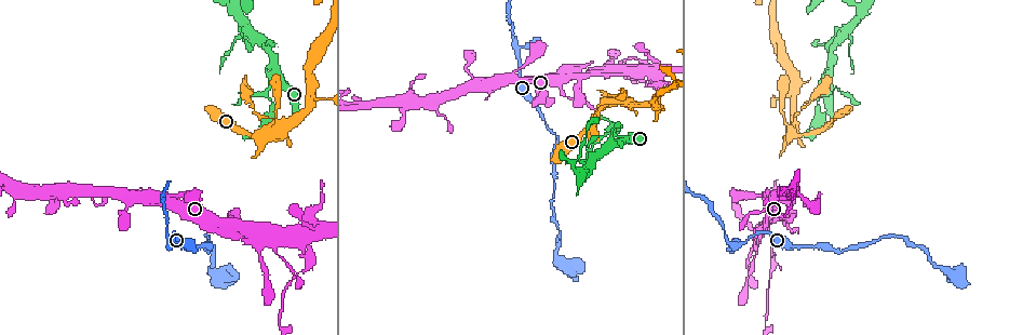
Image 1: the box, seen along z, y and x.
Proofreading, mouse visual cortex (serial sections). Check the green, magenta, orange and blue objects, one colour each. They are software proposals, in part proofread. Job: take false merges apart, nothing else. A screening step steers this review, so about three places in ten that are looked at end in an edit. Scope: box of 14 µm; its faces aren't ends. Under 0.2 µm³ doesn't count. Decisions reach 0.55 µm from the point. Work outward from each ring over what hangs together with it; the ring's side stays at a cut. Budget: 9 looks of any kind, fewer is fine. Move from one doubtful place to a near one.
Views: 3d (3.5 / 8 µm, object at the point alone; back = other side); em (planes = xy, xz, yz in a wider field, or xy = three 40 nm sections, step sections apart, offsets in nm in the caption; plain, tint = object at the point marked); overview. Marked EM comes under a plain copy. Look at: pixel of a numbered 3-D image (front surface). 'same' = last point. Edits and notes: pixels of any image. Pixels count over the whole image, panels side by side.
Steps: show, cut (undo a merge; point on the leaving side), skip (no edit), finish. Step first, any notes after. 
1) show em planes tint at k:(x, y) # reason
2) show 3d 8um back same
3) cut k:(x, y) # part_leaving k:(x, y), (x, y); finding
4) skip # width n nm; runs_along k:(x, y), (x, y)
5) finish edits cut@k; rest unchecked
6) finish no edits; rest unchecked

show 3d 8um back at 1:(592, 73) # branch point

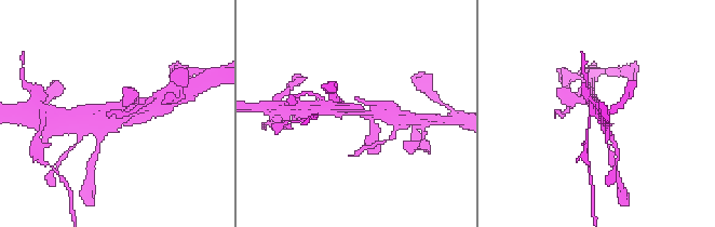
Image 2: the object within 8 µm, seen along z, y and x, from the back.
show 3d 3.5um at 2:(357, 111)

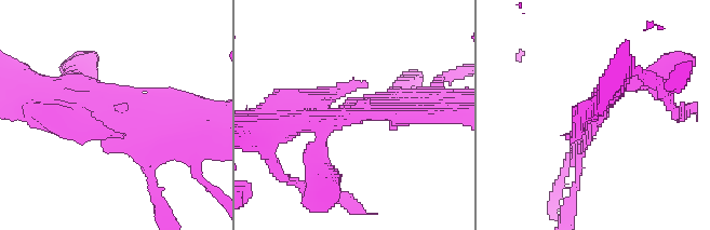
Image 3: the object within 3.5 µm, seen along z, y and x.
show em planes tint at 3:(114, 103) # need the tissue

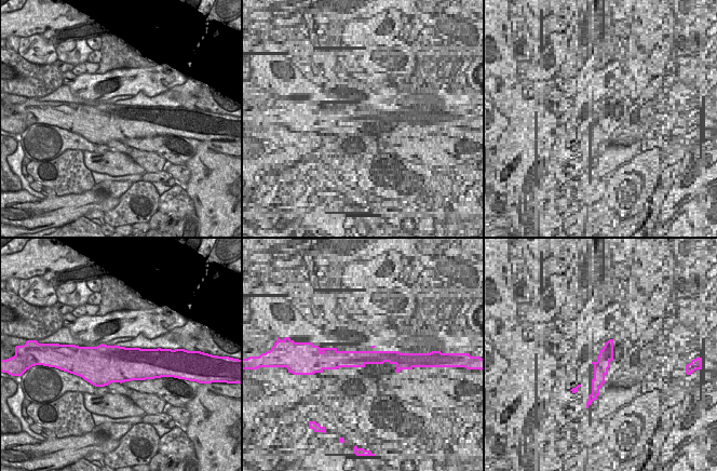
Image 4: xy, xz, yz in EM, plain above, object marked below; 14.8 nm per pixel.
skip # runs_along 3:(45, 91), (188, 110); one cell here

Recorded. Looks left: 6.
show 3d 3.5um at 1:(623, 140) # branch point

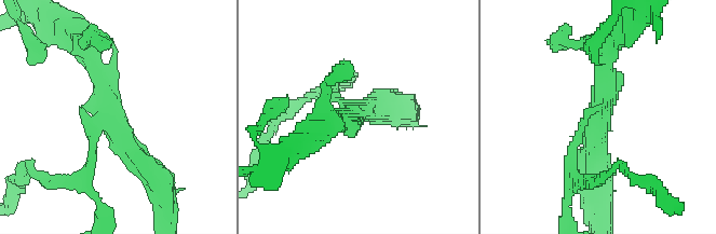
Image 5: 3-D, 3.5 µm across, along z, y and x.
skip # runs_along 5:(161, 182), (124, 146), (94, 59); one cell here

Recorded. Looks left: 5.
show 3d 3.5um at 1:(792, 97) # thin arm on a thick one

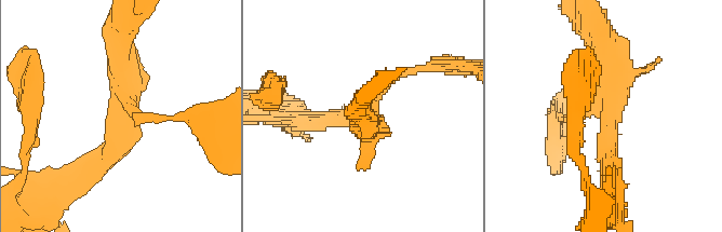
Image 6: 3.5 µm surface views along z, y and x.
show em xy step 5 tint at 6:(127, 108) # shape alone is not enough

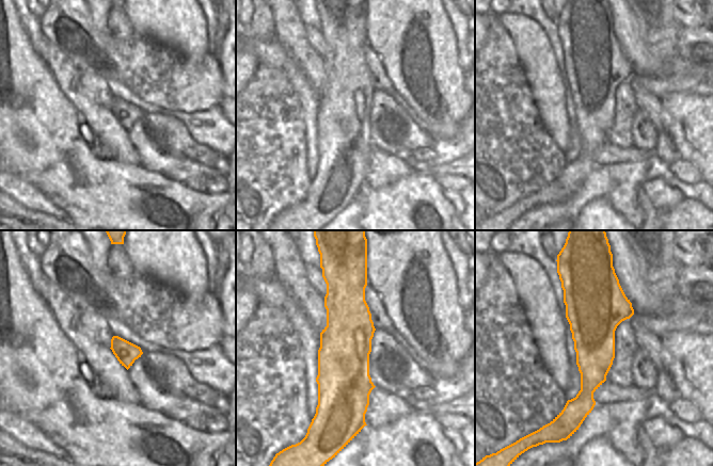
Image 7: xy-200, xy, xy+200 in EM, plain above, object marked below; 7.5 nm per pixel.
skip # runs_along 6:(90, 168), (126, 125), (116, 39); all the same cell

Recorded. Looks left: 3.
show 3d 8um at 1:(513, 40) # abrupt turn

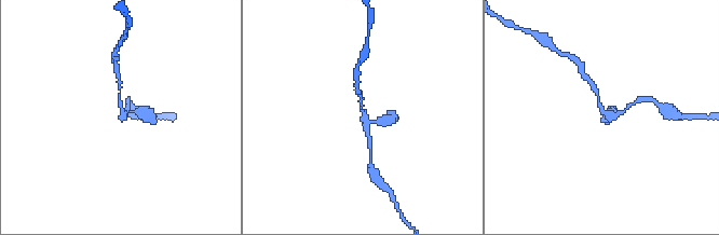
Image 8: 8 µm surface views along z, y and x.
show 3d 3.5um at 8:(607, 115) # zoom in

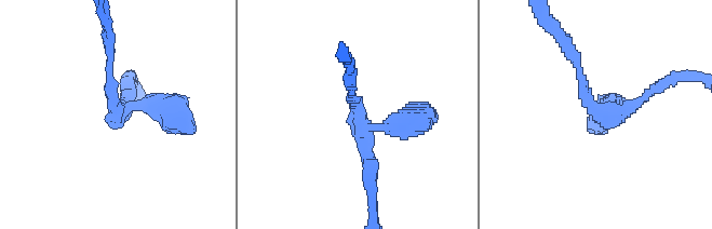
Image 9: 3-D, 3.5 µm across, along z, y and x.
show em xy step 2 tint at 9:(359, 115)

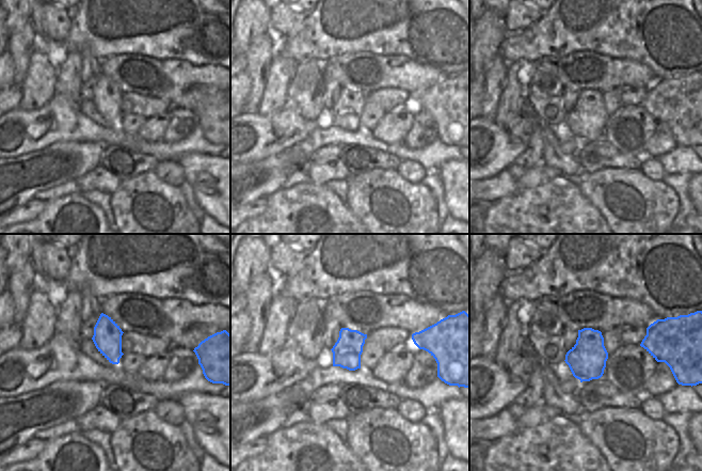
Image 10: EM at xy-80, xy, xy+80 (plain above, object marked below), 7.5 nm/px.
skip # width 220 nm; runs_along 9:(659, 86), (599, 112), (568, 46); all the same cell

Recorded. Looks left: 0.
finish no edits; rest unchecked

